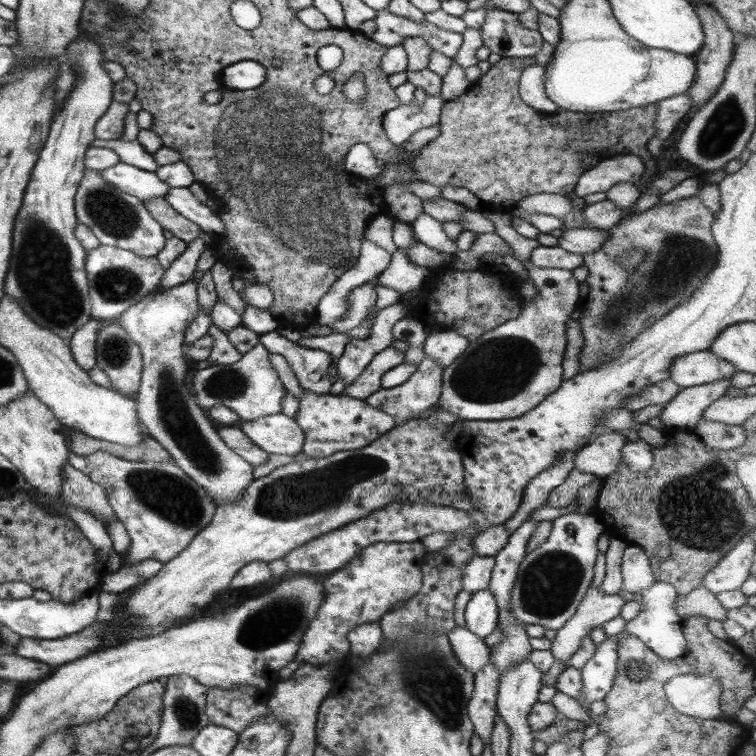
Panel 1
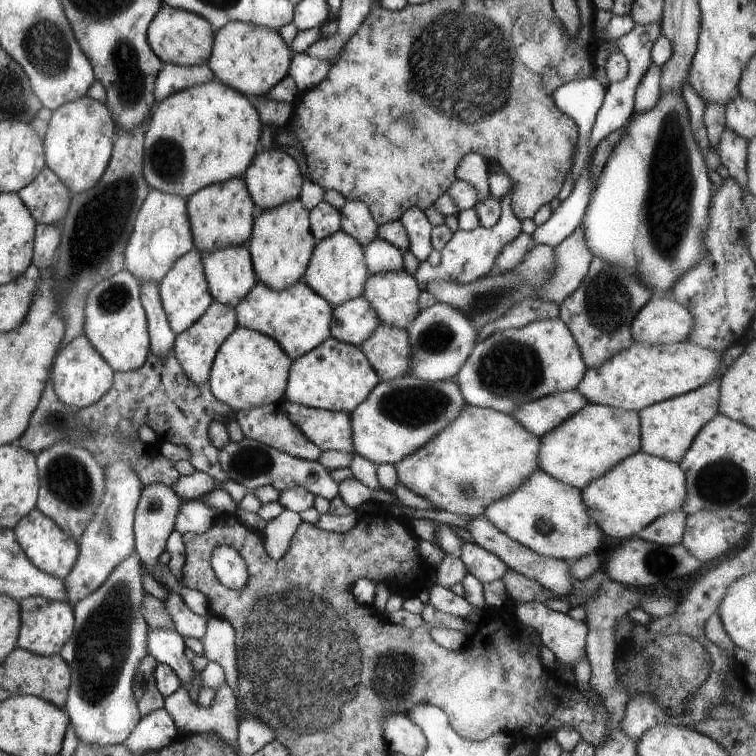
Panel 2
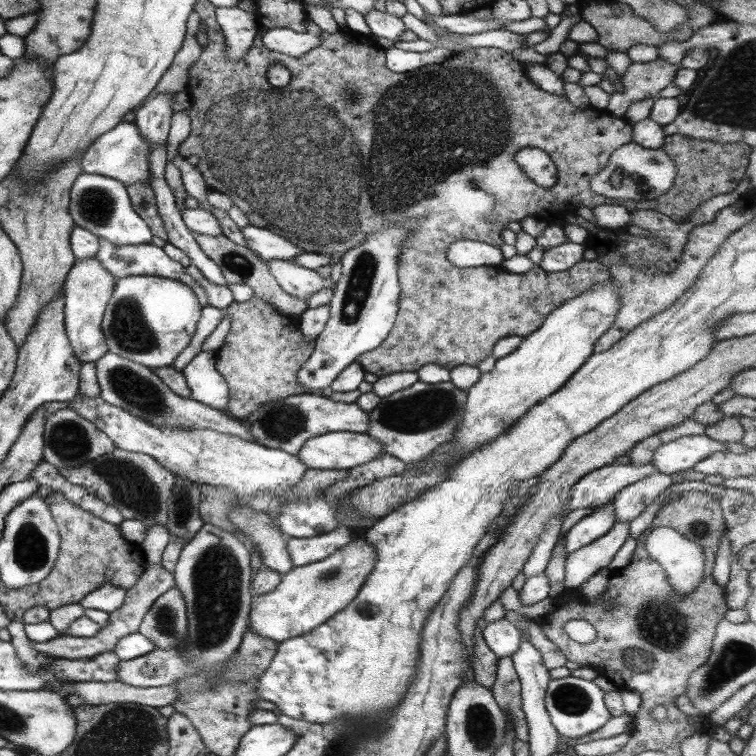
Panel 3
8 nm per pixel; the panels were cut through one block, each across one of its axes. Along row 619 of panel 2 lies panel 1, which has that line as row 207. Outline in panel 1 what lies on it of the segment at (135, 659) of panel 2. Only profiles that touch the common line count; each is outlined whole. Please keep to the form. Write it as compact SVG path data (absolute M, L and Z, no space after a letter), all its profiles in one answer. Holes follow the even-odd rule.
M83 170L83 177L74 195L77 223L89 228L103 246L127 250L136 256L155 257L162 250L165 242L161 225L153 220L141 201L125 192L109 187L100 175L97 170Z

